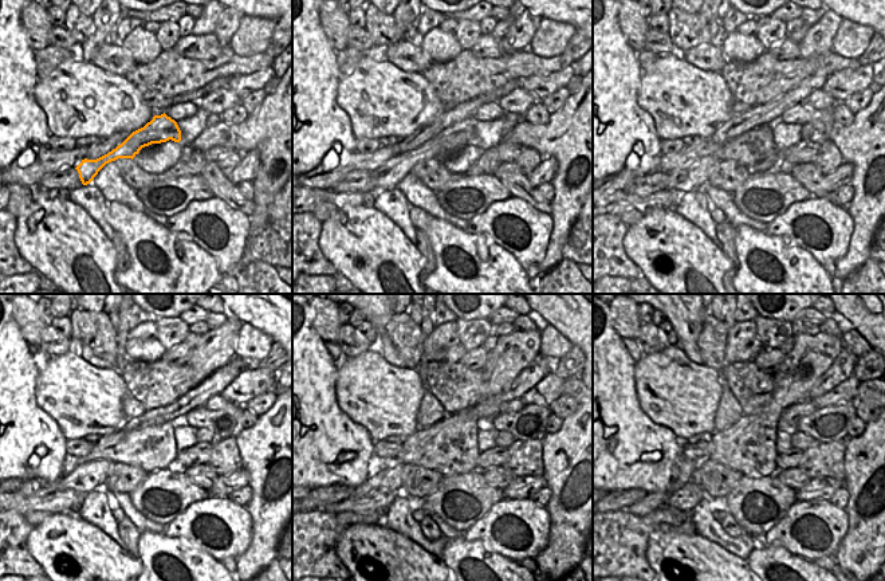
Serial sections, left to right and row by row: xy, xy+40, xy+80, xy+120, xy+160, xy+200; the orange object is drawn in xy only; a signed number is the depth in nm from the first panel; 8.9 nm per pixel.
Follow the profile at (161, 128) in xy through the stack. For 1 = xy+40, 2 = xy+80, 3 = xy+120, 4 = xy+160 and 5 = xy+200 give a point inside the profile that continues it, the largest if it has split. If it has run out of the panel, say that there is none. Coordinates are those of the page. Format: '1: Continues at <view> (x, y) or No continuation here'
1: Continues at xy+40 (388, 176)
2: Continues at xy+80 (693, 173)
3: Continues at xy+120 (85, 478)
4: Continues at xy+160 (389, 479)
5: Continues at xy+200 (653, 501)

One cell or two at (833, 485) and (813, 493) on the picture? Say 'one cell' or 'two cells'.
one cell

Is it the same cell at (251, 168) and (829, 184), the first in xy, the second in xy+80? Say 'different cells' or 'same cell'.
same cell

